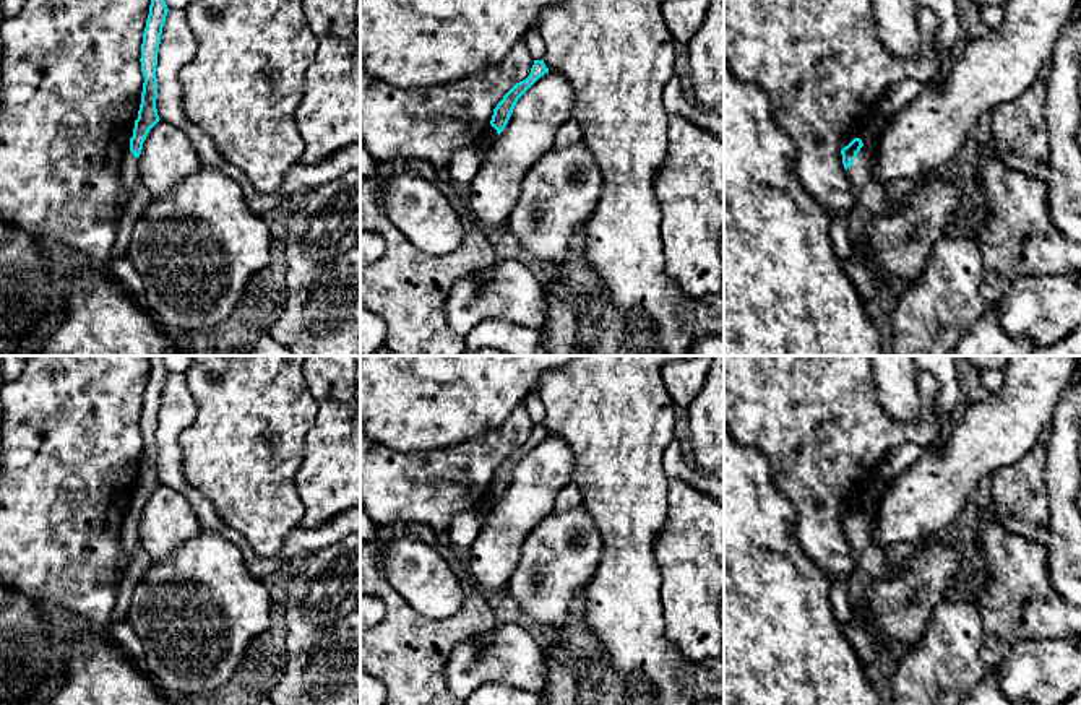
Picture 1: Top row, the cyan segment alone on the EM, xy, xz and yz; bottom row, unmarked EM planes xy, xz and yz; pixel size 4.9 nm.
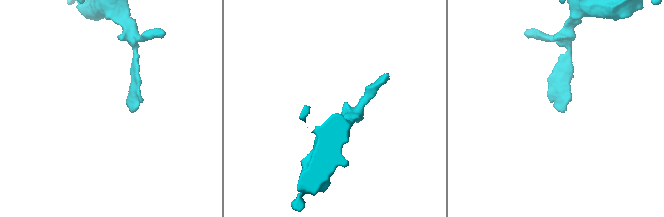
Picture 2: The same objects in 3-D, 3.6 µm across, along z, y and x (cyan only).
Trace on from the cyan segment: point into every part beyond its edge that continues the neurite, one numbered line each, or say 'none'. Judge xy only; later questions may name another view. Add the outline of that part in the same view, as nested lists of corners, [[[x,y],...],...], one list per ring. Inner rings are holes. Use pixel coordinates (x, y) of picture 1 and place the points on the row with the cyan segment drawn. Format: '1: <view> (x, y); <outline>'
1: xy (138, 197); [[[135,123],[130,128],[127,148],[120,161],[120,177],[127,190],[127,201],[118,218],[118,231],[114,249],[110,252],[110,258],[127,255],[135,223],[154,198],[141,182],[138,158],[135,158],[130,151],[130,138],[133,136],[133,128]]]

